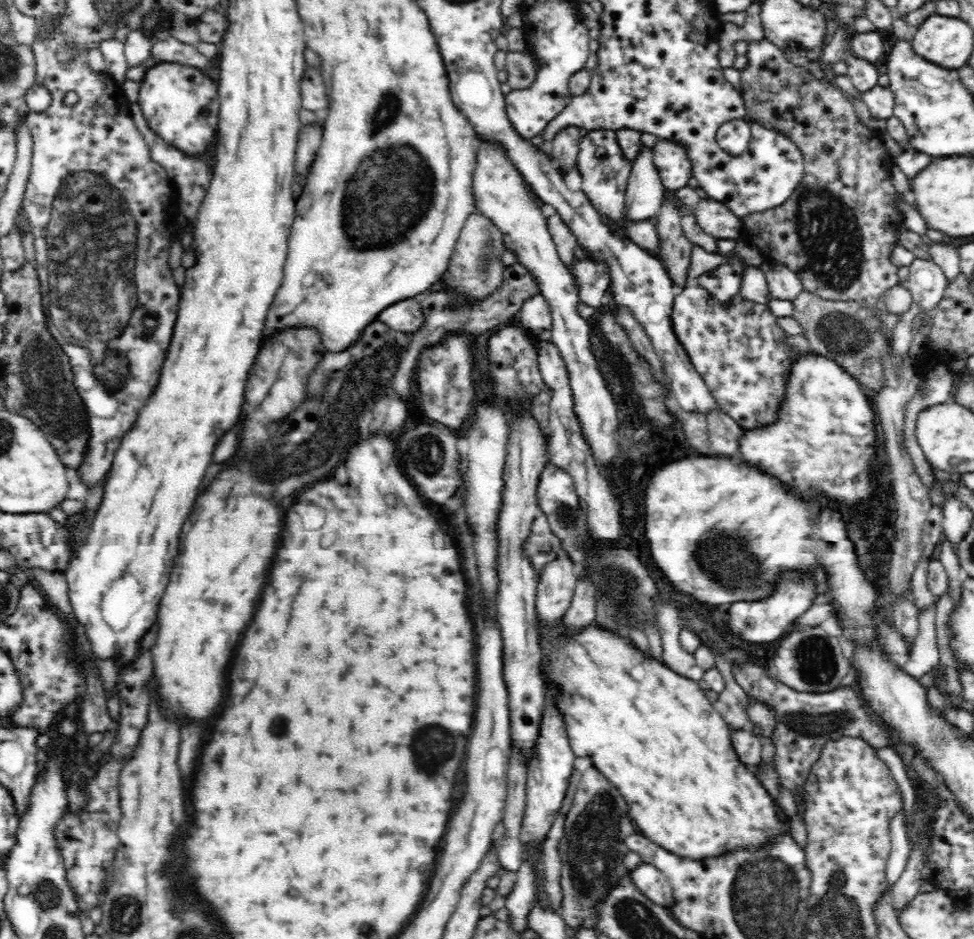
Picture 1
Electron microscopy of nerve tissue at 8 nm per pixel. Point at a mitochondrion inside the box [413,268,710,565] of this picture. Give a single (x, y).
(564, 512)

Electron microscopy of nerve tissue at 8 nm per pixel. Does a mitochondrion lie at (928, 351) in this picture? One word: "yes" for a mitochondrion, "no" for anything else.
no

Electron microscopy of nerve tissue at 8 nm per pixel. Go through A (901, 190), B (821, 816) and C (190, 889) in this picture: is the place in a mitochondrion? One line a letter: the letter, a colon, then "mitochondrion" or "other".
A: other
B: other
C: other

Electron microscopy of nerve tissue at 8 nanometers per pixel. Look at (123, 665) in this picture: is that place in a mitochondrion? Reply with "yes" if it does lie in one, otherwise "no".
no

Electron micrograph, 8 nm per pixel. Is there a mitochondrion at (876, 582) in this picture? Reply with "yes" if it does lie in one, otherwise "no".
no

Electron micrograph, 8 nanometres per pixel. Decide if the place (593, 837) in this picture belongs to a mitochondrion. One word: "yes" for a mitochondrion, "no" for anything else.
yes

